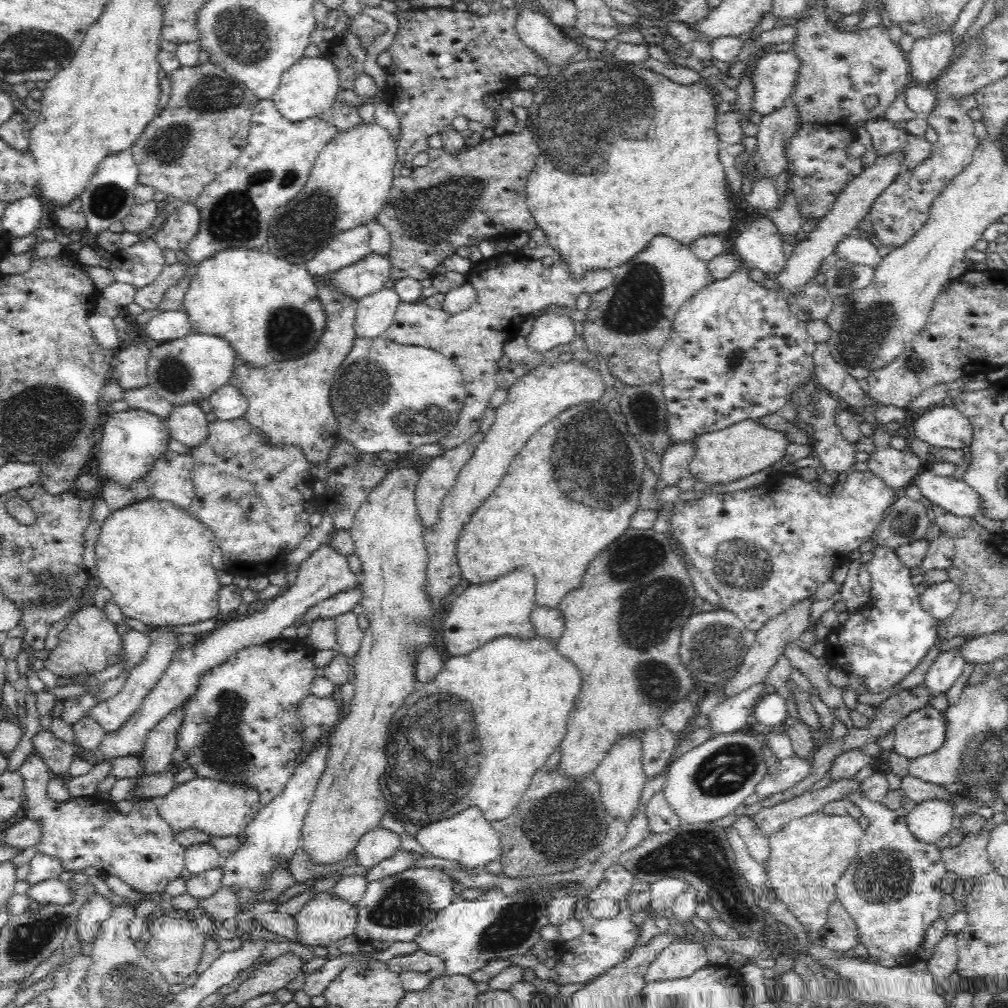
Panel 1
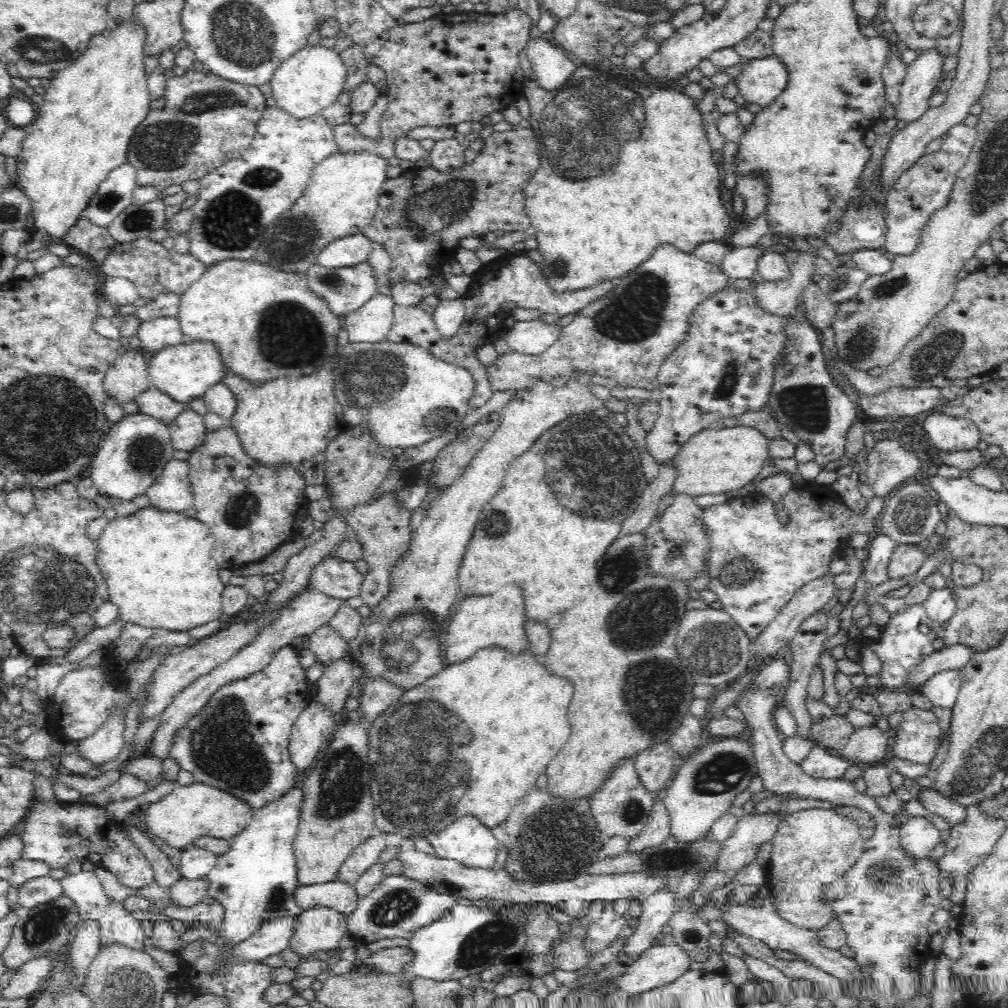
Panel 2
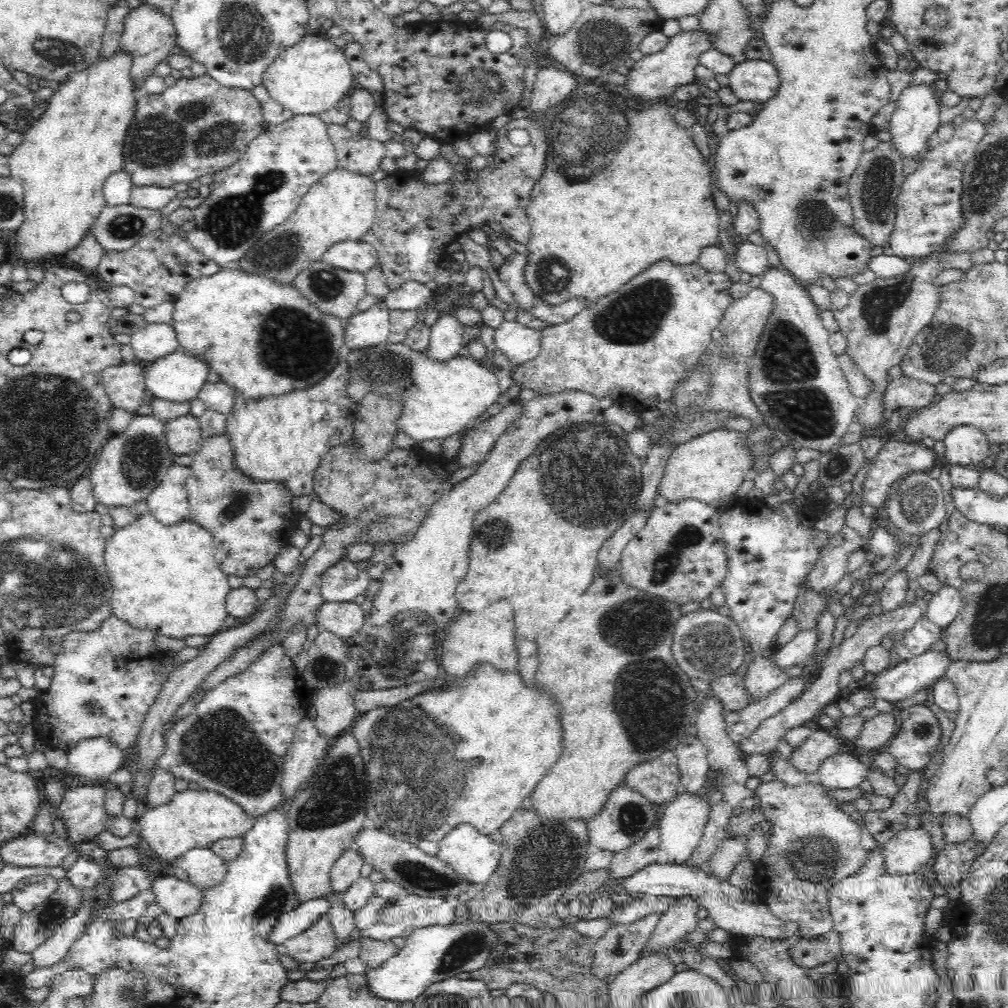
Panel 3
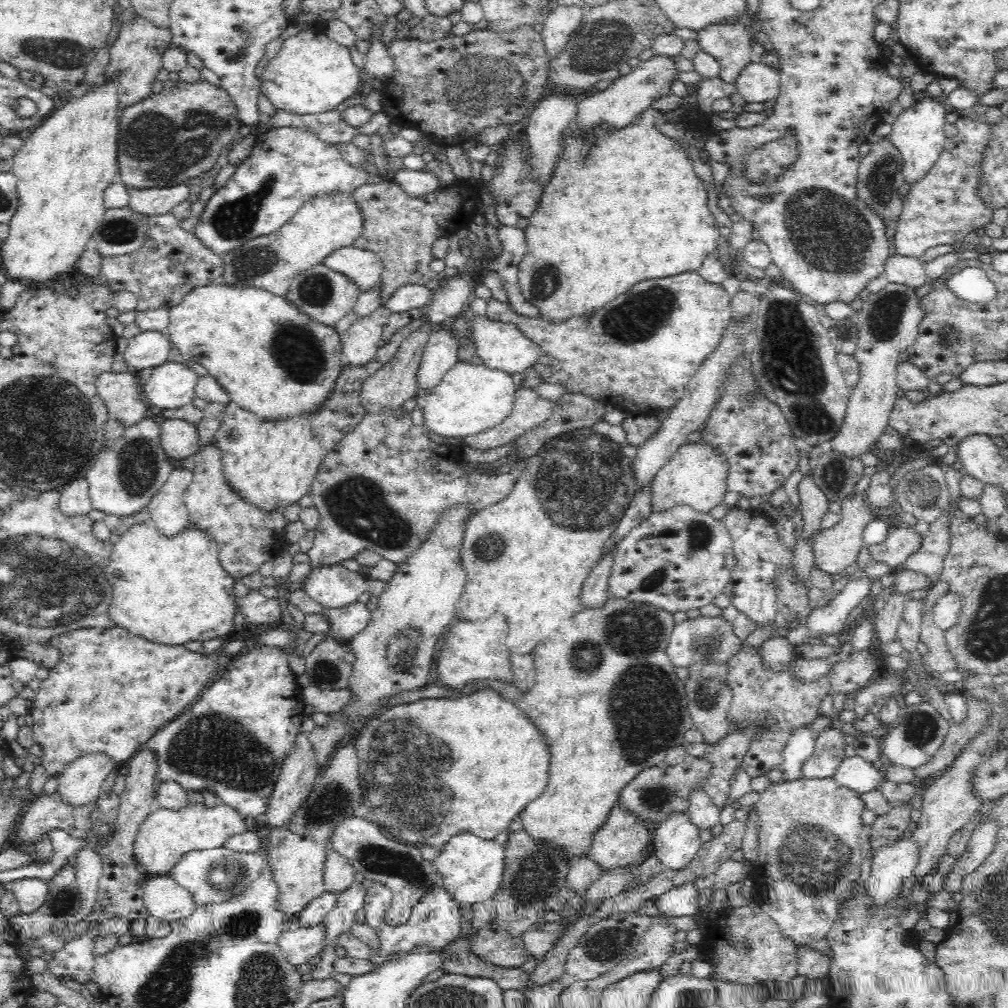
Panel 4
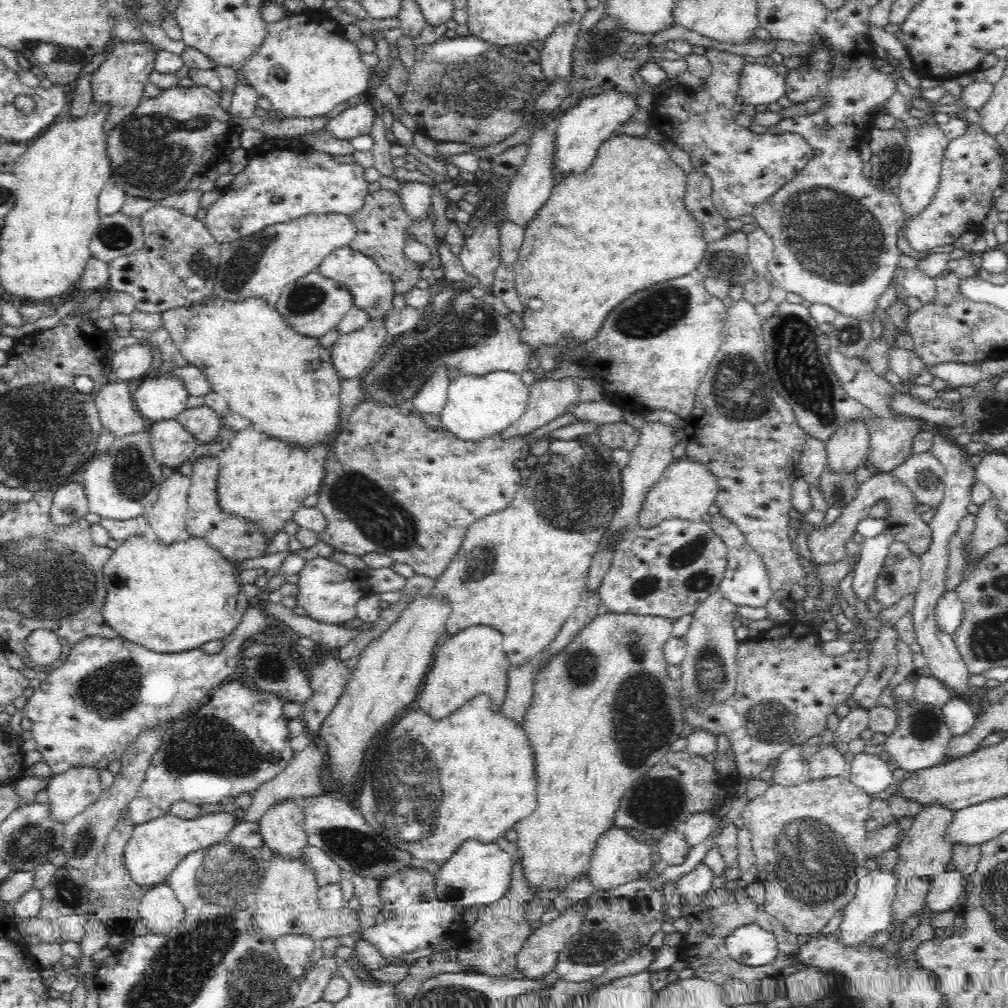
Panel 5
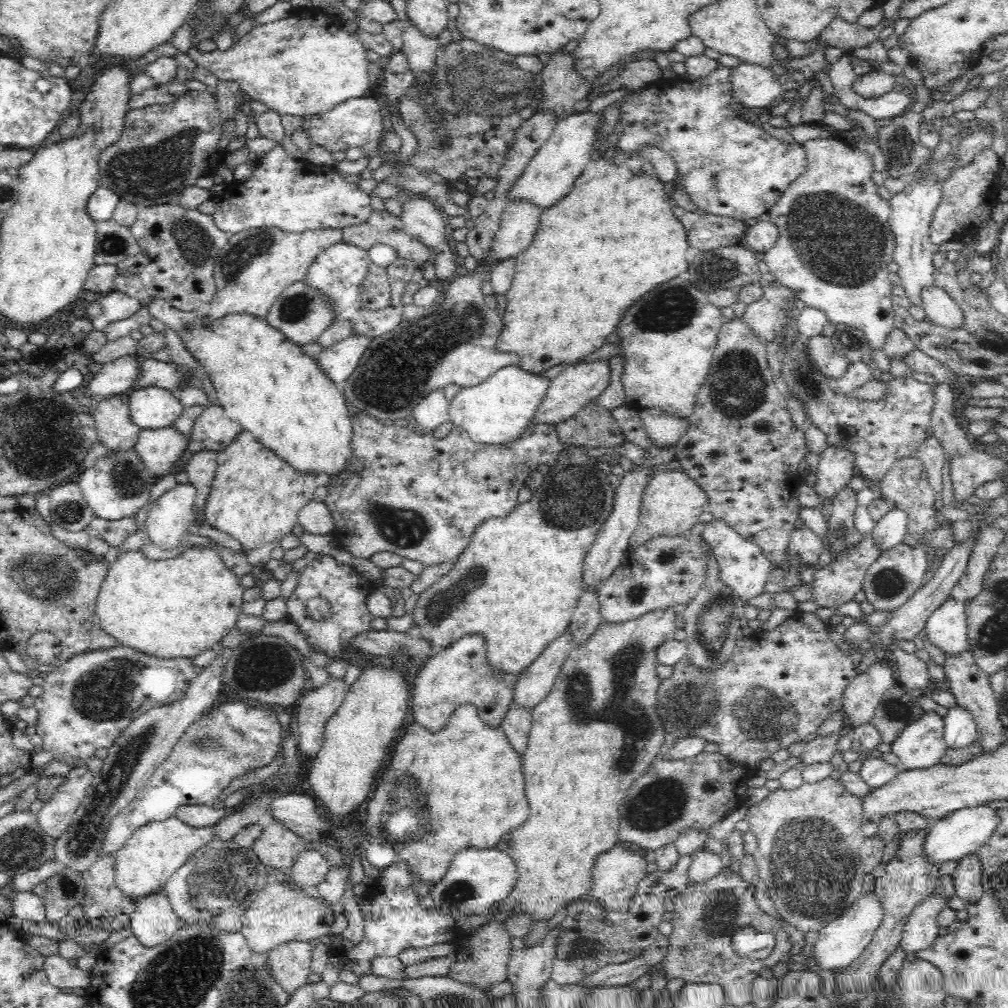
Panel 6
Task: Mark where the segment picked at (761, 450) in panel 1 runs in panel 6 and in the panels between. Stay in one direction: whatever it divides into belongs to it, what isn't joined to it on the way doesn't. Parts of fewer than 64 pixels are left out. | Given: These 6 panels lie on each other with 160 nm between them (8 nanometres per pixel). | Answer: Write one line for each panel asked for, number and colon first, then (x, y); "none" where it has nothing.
2: (718, 460)
3: (711, 466)
4: (696, 475)
5: (686, 490)
6: (671, 504)

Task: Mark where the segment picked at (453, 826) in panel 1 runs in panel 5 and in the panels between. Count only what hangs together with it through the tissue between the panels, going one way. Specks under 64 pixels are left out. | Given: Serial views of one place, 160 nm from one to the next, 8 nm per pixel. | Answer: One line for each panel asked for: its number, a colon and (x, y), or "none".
2: (466, 840)
3: (474, 856)
4: (471, 867)
5: (476, 875)

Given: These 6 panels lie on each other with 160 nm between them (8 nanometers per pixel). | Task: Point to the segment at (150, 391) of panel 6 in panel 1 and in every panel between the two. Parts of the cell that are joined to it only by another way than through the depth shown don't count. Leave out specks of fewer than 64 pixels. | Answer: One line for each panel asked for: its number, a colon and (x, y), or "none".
1: (187, 370)
2: (185, 371)
3: (178, 377)
4: (171, 385)
5: (160, 397)

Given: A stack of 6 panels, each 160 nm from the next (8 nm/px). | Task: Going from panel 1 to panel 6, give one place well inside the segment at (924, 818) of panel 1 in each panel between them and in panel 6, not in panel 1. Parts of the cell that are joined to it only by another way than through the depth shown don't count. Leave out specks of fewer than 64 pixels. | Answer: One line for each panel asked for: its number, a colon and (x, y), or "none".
2: (918, 835)
3: (908, 851)
4: (891, 864)
5: (870, 912)
6: (841, 942)

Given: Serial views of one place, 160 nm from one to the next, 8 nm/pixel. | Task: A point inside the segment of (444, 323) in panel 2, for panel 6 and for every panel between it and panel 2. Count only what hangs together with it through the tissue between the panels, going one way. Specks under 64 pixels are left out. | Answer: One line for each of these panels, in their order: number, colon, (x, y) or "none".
3: (446, 335)
4: (439, 355)
5: (430, 399)
6: (431, 412)

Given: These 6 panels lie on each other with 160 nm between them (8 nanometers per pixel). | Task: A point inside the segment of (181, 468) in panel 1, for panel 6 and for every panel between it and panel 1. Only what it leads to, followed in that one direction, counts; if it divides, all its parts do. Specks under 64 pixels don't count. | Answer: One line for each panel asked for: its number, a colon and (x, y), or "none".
2: (172, 491)
3: (169, 502)
4: (167, 510)
5: (166, 516)
6: (168, 517)

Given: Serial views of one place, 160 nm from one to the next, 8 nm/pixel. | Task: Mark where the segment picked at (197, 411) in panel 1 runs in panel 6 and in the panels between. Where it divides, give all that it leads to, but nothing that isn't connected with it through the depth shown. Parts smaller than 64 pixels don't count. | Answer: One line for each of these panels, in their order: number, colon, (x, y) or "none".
2: (188, 431)
3: (183, 434)
4: (179, 439)
5: (173, 445)
6: (160, 450)

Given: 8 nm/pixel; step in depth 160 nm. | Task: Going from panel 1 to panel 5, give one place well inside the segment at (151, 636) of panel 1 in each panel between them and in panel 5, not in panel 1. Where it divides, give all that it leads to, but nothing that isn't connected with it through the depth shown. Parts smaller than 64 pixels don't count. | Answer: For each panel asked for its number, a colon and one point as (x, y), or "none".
2: (106, 743)
3: (96, 758)
4: (79, 784)
5: (70, 793)

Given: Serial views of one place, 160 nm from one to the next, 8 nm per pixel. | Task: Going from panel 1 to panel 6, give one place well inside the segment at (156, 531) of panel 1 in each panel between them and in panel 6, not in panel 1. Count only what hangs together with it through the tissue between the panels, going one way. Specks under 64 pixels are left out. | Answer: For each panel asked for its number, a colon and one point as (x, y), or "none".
2: (158, 566)
3: (165, 579)
4: (174, 590)
5: (168, 598)
6: (178, 607)

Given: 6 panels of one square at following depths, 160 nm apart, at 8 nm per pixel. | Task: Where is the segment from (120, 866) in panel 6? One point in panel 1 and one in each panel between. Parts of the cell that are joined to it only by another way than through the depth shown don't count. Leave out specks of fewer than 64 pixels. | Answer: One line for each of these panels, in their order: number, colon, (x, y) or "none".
1: (216, 807)
2: (188, 812)
3: (192, 819)
4: (165, 836)
5: (155, 847)

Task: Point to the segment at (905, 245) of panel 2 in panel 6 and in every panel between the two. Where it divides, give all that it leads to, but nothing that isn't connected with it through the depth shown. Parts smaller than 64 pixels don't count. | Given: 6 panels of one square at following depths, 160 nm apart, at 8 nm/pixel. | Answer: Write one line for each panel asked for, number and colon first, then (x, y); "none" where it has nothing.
3: (929, 209)
4: (943, 207)
5: (970, 171)
6: (969, 193)

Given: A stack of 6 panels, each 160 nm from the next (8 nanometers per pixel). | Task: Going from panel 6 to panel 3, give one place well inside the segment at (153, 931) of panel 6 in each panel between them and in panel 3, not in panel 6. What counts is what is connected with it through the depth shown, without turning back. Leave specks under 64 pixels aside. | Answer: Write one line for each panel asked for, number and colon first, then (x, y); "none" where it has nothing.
3: (179, 899)
4: (163, 897)
5: (159, 909)

